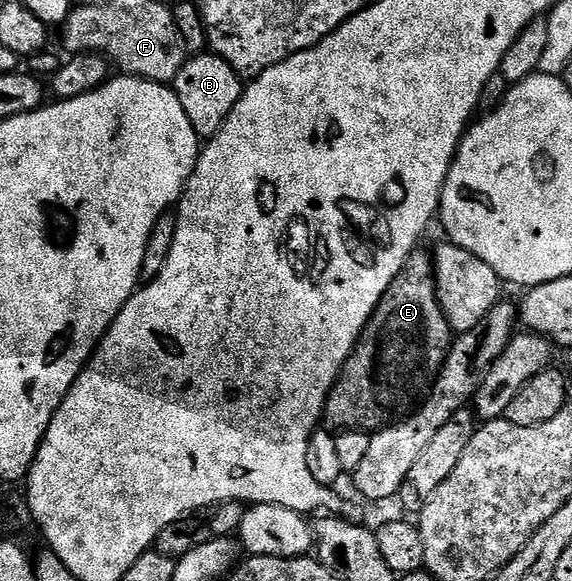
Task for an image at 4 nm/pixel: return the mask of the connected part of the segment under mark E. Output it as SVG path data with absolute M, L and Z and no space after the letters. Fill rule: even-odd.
M417 248L389 284L363 335L356 340L327 397L322 425L332 432L374 432L411 417L430 394L452 341L453 331L437 296L432 255Z

